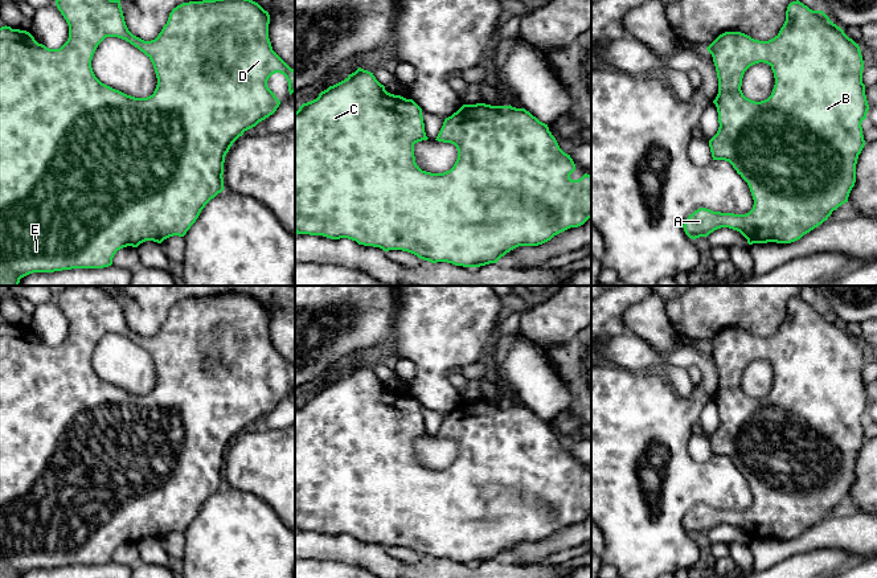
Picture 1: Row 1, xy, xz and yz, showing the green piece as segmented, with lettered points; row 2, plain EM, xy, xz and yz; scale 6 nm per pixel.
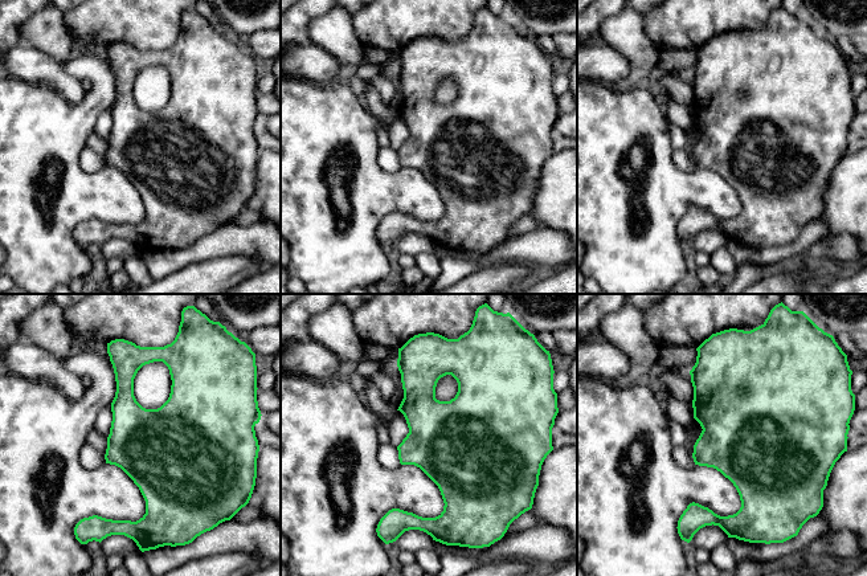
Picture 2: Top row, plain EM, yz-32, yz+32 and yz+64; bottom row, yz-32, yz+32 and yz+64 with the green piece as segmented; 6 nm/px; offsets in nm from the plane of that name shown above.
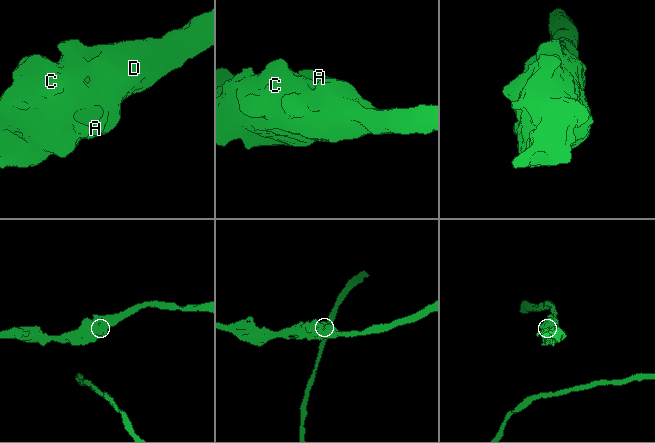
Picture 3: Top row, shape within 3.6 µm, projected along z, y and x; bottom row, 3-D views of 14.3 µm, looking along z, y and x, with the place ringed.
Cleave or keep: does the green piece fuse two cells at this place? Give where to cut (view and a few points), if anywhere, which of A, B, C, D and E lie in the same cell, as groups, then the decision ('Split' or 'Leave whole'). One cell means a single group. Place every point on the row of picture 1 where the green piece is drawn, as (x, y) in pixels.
No split. Groups: A B C D E. Leave whole

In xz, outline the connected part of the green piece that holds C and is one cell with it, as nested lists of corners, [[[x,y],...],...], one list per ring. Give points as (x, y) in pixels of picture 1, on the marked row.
[[[361,67],[344,81],[321,91],[316,99],[303,103],[295,112],[295,233],[323,235],[331,239],[348,238],[358,245],[380,247],[384,251],[402,250],[431,263],[447,262],[463,267],[480,267],[497,263],[501,257],[519,246],[542,245],[554,235],[570,227],[578,227],[591,218],[591,176],[585,173],[578,180],[570,179],[575,171],[573,159],[560,148],[548,124],[540,122],[525,108],[516,108],[511,104],[463,104],[446,118],[435,140],[454,144],[458,149],[458,159],[454,167],[443,173],[422,171],[415,163],[414,144],[427,139],[422,108],[413,99],[388,93],[373,73]]]

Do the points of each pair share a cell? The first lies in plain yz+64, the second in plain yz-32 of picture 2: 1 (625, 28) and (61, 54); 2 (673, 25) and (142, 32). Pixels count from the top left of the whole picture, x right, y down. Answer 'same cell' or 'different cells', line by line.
1: same cell
2: same cell

